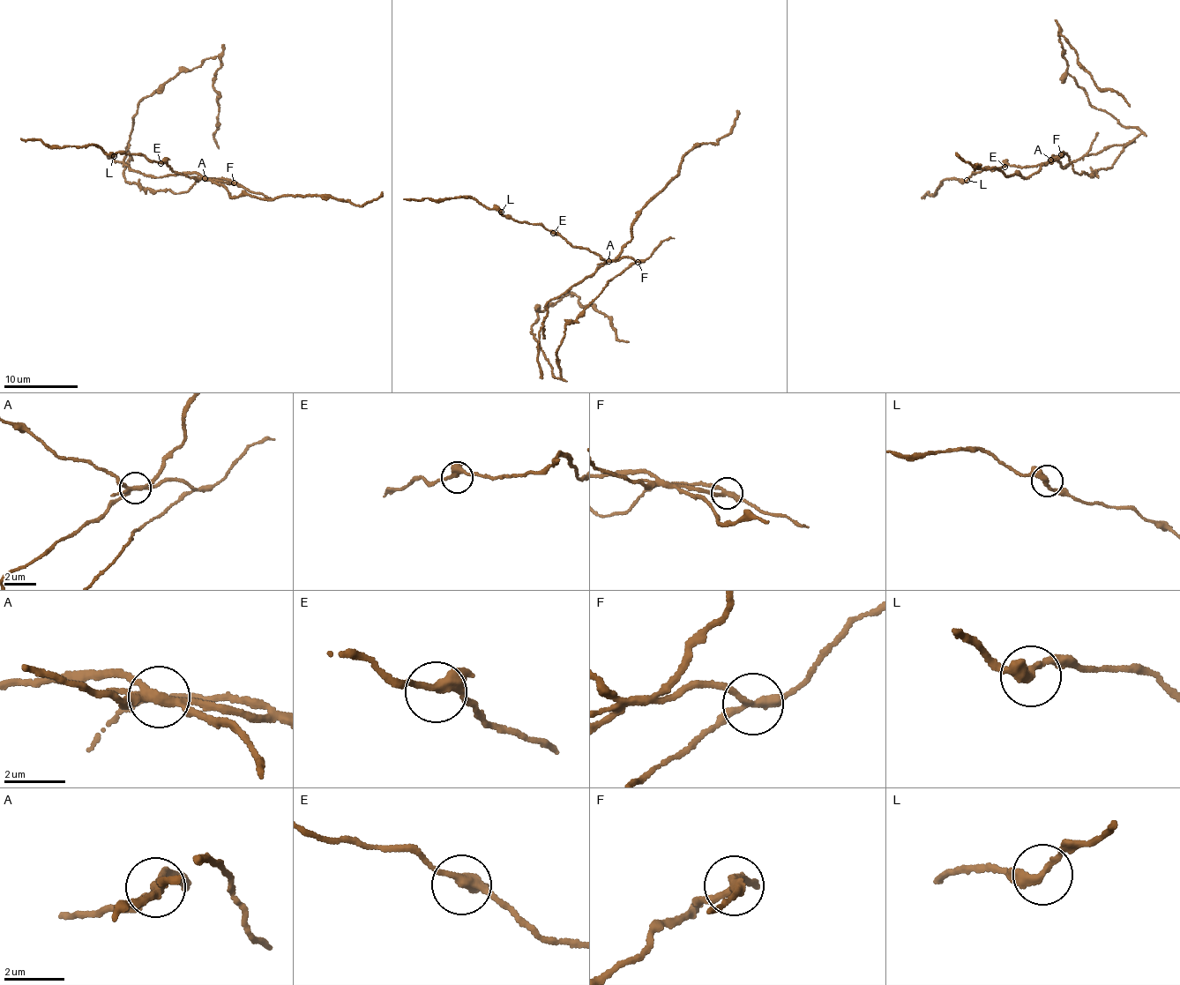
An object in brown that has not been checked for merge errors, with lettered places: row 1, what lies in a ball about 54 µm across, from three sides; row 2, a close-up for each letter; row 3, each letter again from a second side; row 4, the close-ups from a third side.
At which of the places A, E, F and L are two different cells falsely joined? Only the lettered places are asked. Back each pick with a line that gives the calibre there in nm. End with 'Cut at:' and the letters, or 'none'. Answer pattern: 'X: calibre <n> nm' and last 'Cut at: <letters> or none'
A: calibre 240 nm
F: calibre 240 nm
Cut at: A, F

